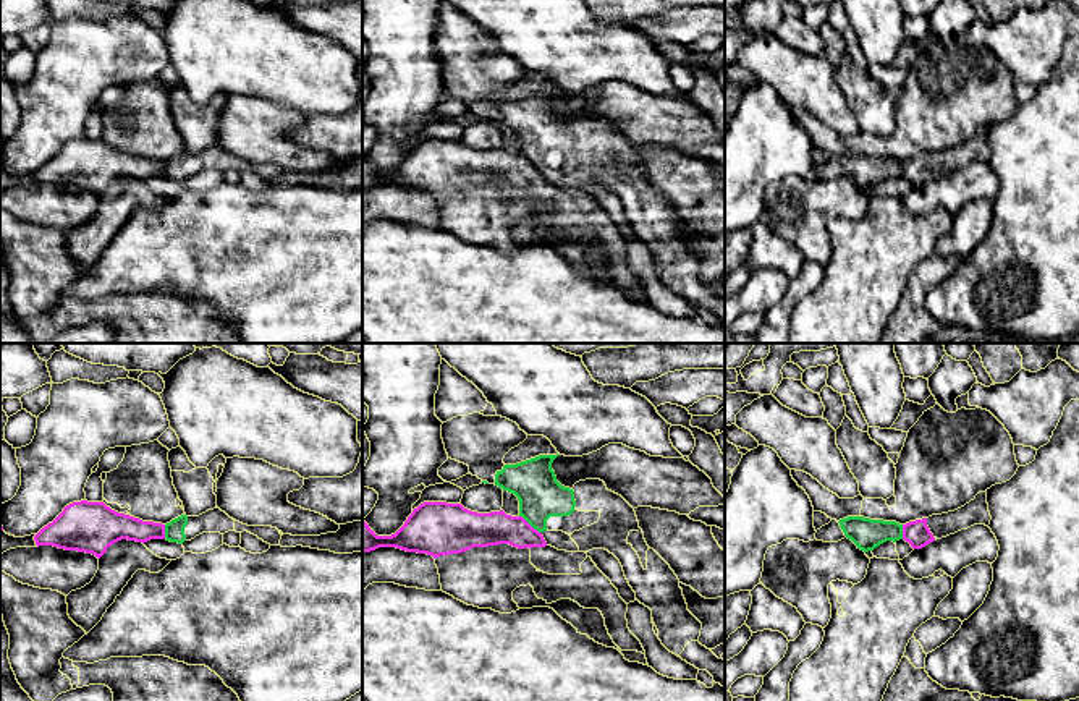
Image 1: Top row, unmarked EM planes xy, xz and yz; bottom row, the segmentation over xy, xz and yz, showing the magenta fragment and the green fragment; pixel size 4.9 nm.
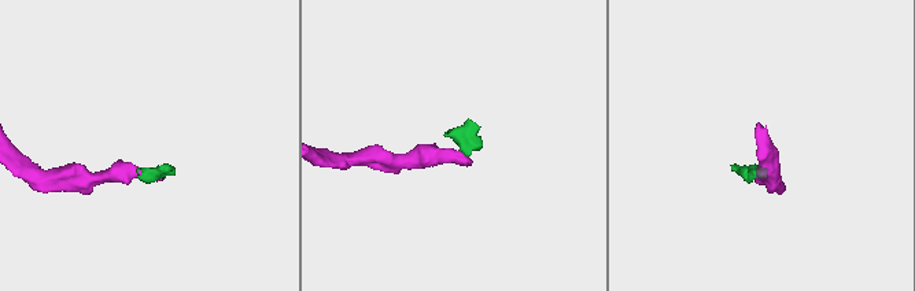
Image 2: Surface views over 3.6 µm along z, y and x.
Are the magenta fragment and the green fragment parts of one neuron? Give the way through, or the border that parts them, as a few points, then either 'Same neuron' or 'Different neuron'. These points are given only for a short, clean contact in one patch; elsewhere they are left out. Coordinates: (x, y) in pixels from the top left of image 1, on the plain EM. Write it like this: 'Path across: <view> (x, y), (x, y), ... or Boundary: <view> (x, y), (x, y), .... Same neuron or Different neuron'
Boundary: xz (520, 152), (541, 170). Different neuron

